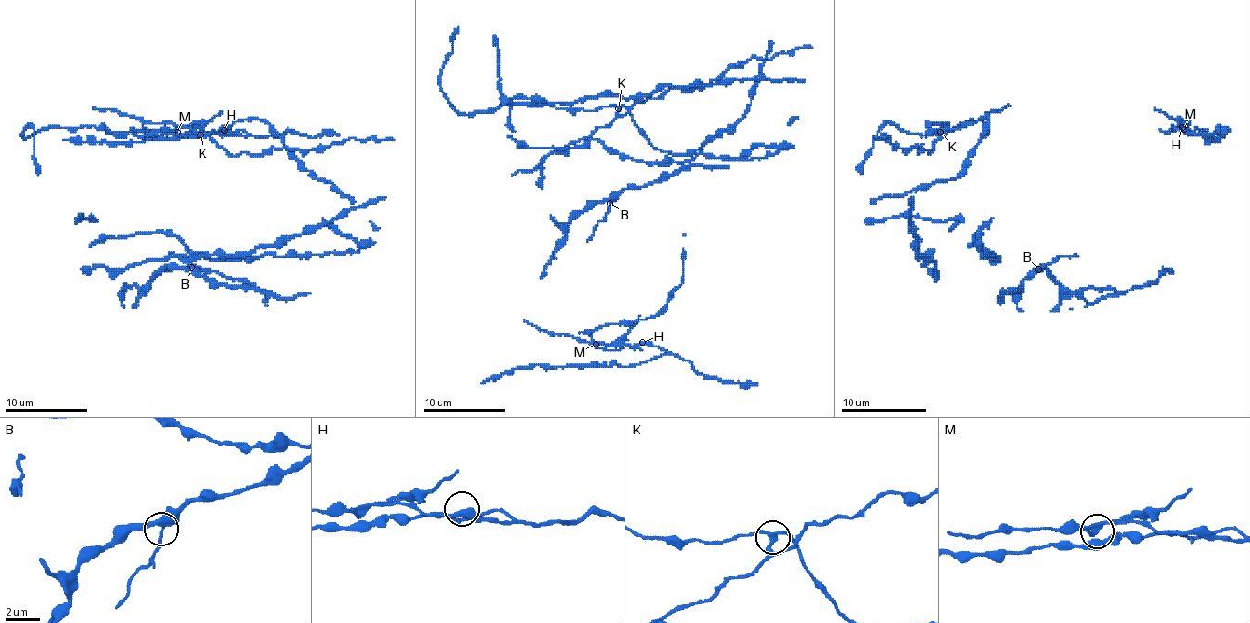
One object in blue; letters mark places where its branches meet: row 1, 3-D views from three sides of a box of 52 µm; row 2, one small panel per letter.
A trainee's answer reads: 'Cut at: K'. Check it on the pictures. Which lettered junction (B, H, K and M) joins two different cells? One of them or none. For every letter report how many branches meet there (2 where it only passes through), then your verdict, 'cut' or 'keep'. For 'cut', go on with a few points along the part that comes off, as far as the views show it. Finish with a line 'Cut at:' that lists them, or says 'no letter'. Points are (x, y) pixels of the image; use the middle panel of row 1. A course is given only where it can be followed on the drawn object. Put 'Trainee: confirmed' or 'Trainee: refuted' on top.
Trainee: confirmed
B: branches 3; keep
H: branches 3; keep
K: branches 4; cut; course (618, 108), (624, 115), (637, 103), (675, 86), (708, 86), (752, 57), (771, 60), (812, 47)
M: branches 4; keep
Cut at: K

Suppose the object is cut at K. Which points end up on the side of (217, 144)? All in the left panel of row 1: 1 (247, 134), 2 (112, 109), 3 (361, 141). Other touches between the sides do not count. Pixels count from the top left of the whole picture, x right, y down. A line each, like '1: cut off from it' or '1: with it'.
1: cut off from it
2: with it
3: with it

